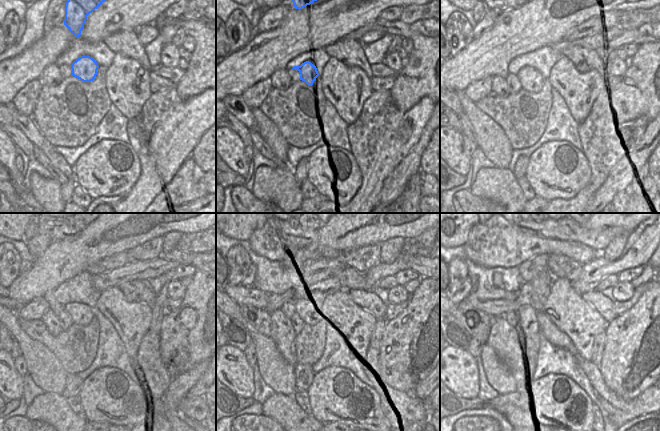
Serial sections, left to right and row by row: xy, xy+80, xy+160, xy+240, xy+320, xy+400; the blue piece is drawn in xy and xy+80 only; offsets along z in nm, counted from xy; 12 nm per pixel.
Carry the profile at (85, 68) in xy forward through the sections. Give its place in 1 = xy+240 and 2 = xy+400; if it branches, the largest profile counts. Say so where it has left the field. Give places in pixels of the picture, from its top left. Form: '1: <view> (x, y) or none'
1: xy+240 (81, 314)
2: xy+400 (526, 315)

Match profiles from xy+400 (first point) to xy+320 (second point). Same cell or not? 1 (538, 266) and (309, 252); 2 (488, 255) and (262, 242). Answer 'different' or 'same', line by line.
1: different
2: same

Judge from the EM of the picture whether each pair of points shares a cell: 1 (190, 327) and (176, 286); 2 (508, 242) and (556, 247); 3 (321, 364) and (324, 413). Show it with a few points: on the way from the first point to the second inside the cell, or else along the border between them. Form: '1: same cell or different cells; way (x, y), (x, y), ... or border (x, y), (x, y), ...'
1: different cells; border (185, 288), (181, 299)
2: same cell; way (520, 242), (538, 242), (544, 245)
3: different cells; border (344, 368), (329, 366), (314, 375)

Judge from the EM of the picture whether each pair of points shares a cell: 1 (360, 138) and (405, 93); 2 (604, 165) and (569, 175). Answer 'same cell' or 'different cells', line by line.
1: different cells
2: different cells

